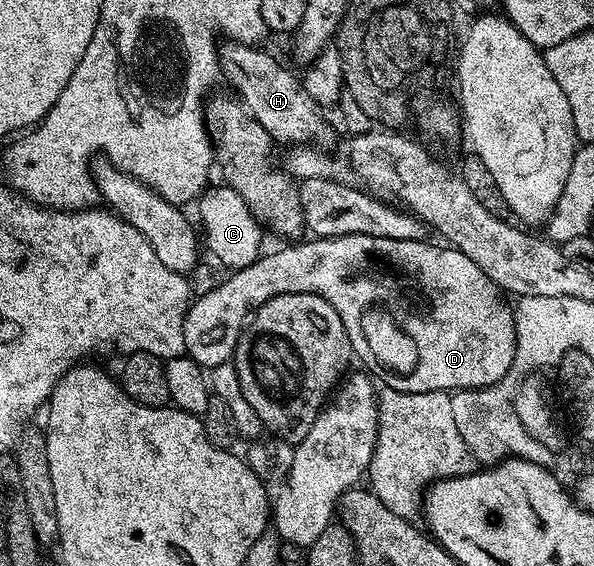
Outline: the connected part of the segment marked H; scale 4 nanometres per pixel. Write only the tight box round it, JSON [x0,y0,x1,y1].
[218,41,326,146]

